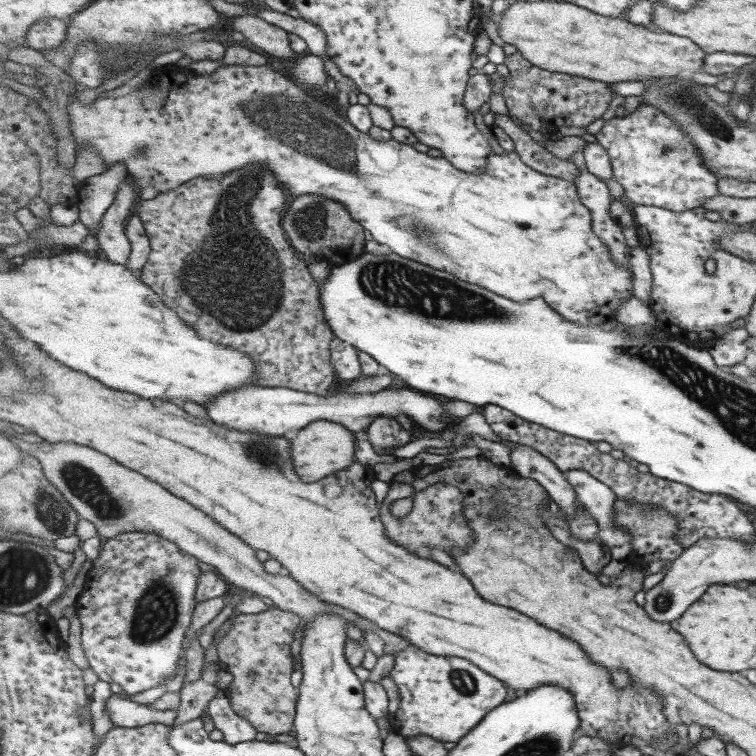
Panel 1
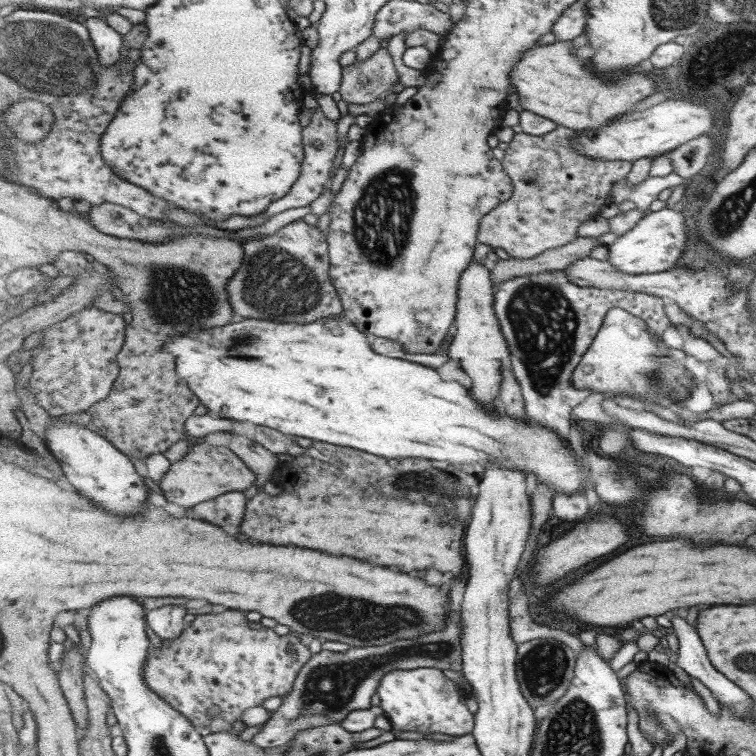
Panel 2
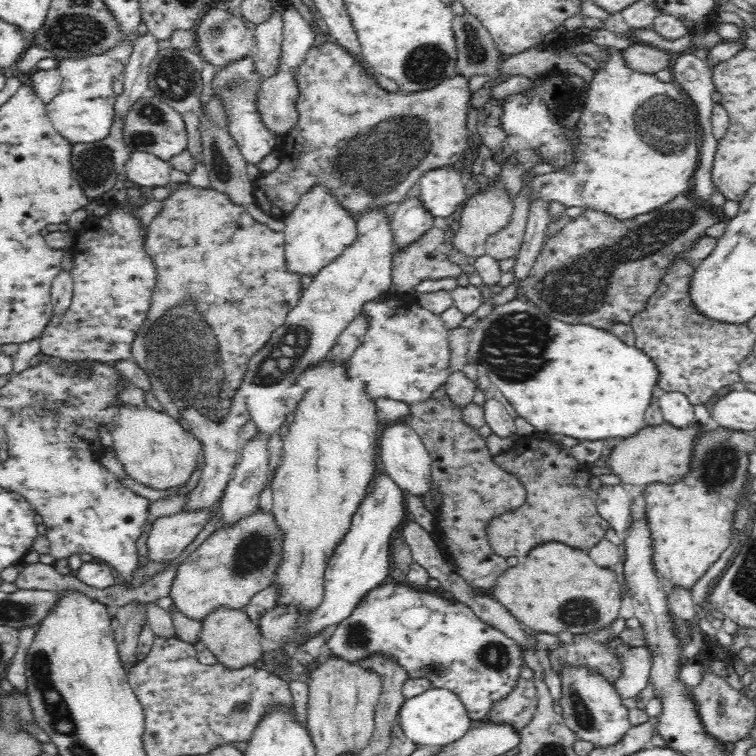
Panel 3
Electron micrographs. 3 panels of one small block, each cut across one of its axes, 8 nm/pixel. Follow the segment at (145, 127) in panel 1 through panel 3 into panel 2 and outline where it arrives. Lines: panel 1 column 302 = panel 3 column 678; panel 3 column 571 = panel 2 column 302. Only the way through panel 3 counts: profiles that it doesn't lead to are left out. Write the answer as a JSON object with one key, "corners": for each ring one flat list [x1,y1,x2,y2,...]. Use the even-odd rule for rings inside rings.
{"corners":[[320,107,314,110,304,131,306,157,302,166,301,176,297,179,296,184,292,185,292,189,289,190,287,196,276,200,265,210,263,214,265,220,268,220,274,214,289,210,289,208,303,208,303,206,308,206,308,204,315,202,325,192,323,187,332,181,333,176,330,177,329,174,331,174,331,168,333,168,333,162,335,162,335,156,339,152,339,147,342,146,336,125,337,121,327,119]]}

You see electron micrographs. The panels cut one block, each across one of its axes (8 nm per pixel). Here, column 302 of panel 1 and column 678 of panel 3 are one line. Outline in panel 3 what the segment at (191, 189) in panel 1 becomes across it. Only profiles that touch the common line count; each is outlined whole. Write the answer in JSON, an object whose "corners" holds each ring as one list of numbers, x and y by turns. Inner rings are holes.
{"corners":[[679,256,661,276,657,289,645,300,642,310,639,310,629,320,636,335,636,346,642,349,657,363,660,370,658,384,666,392,682,392,692,405,704,405,720,392,724,386,740,383,741,363,750,354,755,344,755,335,748,330,747,323,729,323,718,321,706,316,690,297,690,282,701,260,690,261]]}

